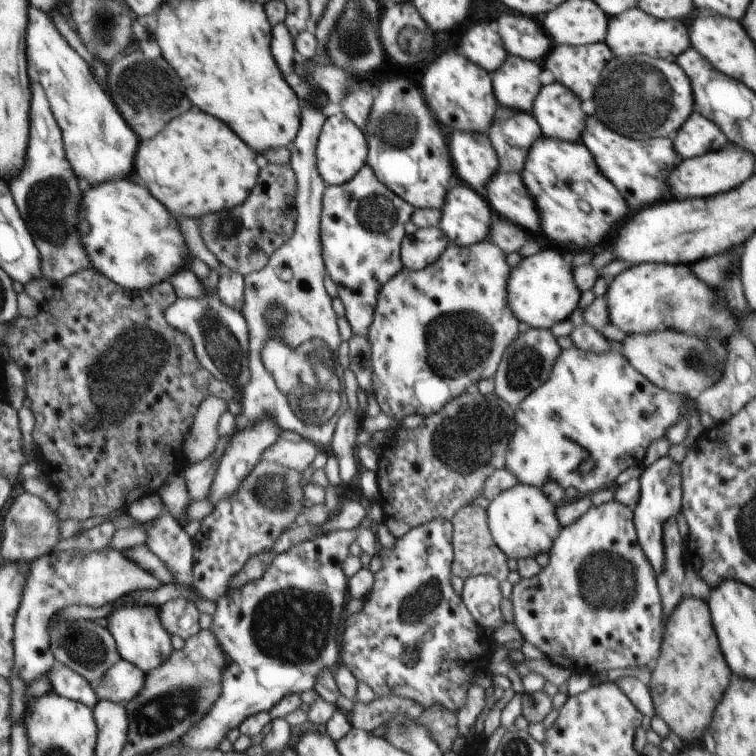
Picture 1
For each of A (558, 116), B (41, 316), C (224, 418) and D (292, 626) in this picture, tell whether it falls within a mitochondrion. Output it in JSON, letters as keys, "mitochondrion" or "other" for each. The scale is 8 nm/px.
{"A":"other","B":"other","C":"other","D":"mitochondrion"}

